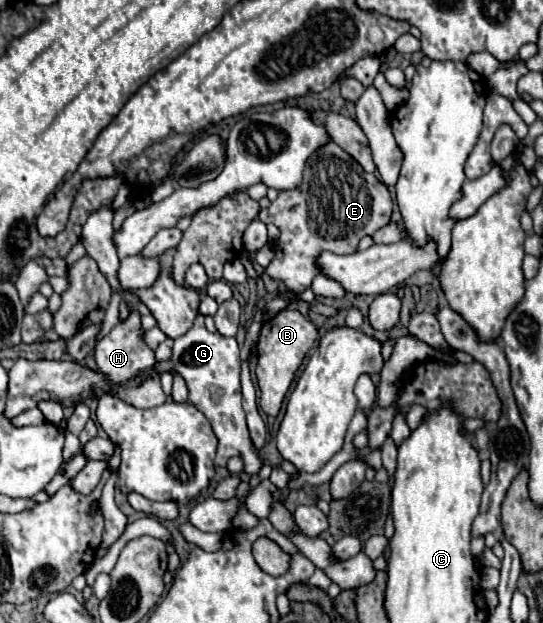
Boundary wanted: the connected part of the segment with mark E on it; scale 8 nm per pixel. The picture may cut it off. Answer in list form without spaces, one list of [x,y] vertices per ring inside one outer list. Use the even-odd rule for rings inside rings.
[[[337,143],[323,145],[313,153],[305,165],[303,183],[297,189],[281,191],[269,209],[261,209],[259,219],[271,221],[279,227],[281,239],[275,257],[265,269],[271,279],[279,279],[293,293],[311,287],[315,275],[321,273],[315,259],[321,251],[355,253],[365,235],[391,221],[391,193],[373,173],[367,173],[349,153]]]

